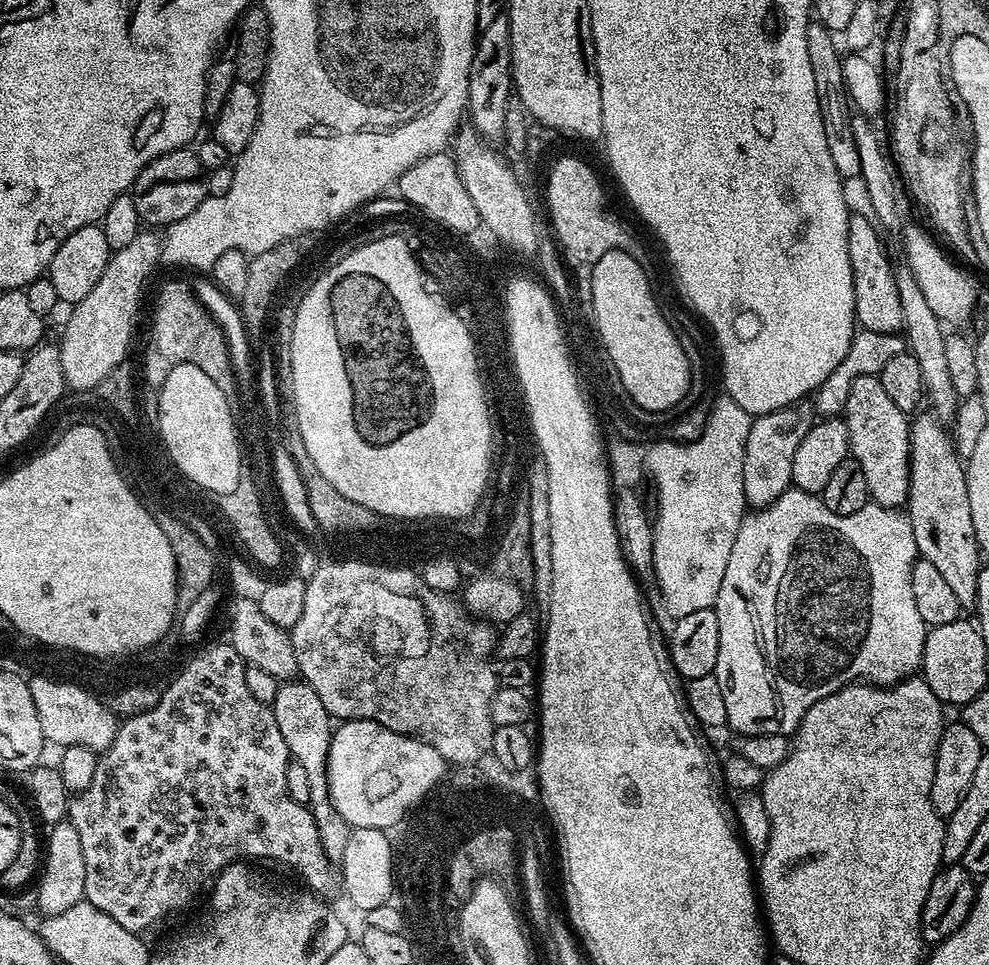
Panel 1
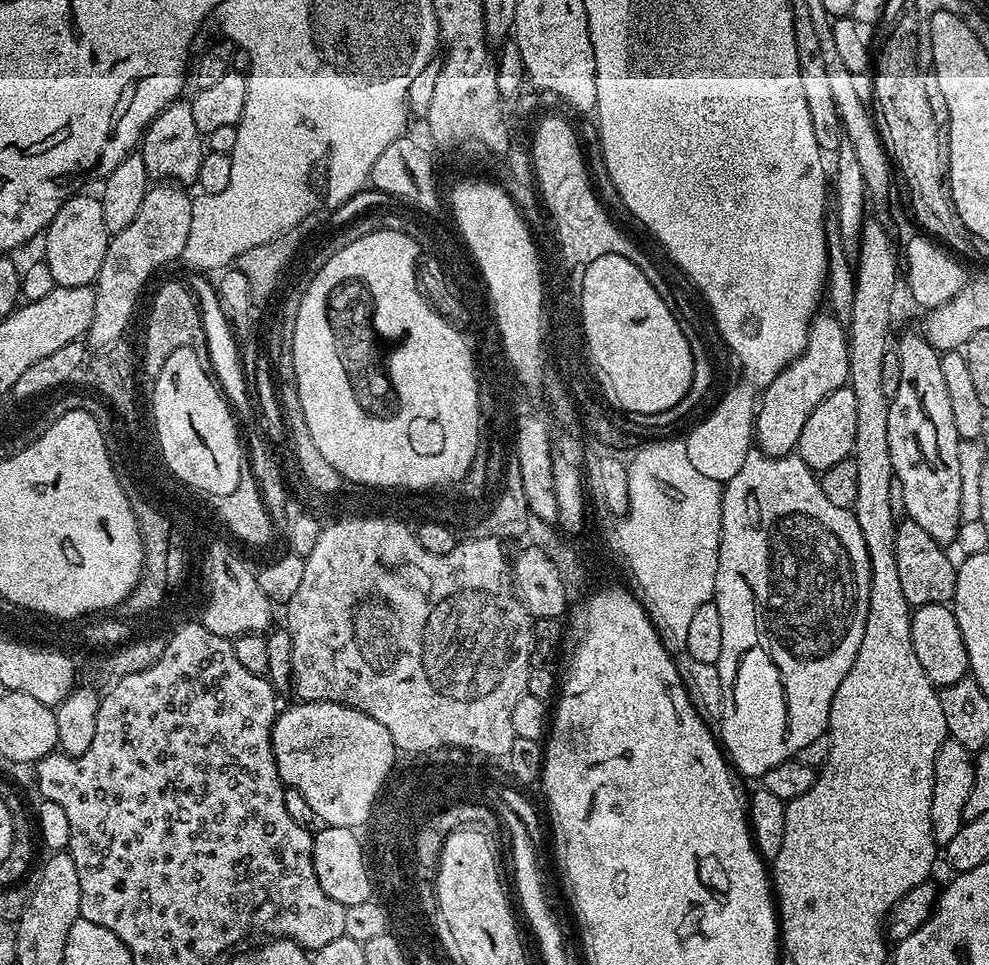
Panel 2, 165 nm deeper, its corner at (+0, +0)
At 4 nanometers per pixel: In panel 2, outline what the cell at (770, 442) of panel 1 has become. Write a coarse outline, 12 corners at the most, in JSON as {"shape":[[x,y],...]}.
{"shape":[[817,314],[758,396],[755,447],[795,453],[814,406],[848,384],[848,335]]}

